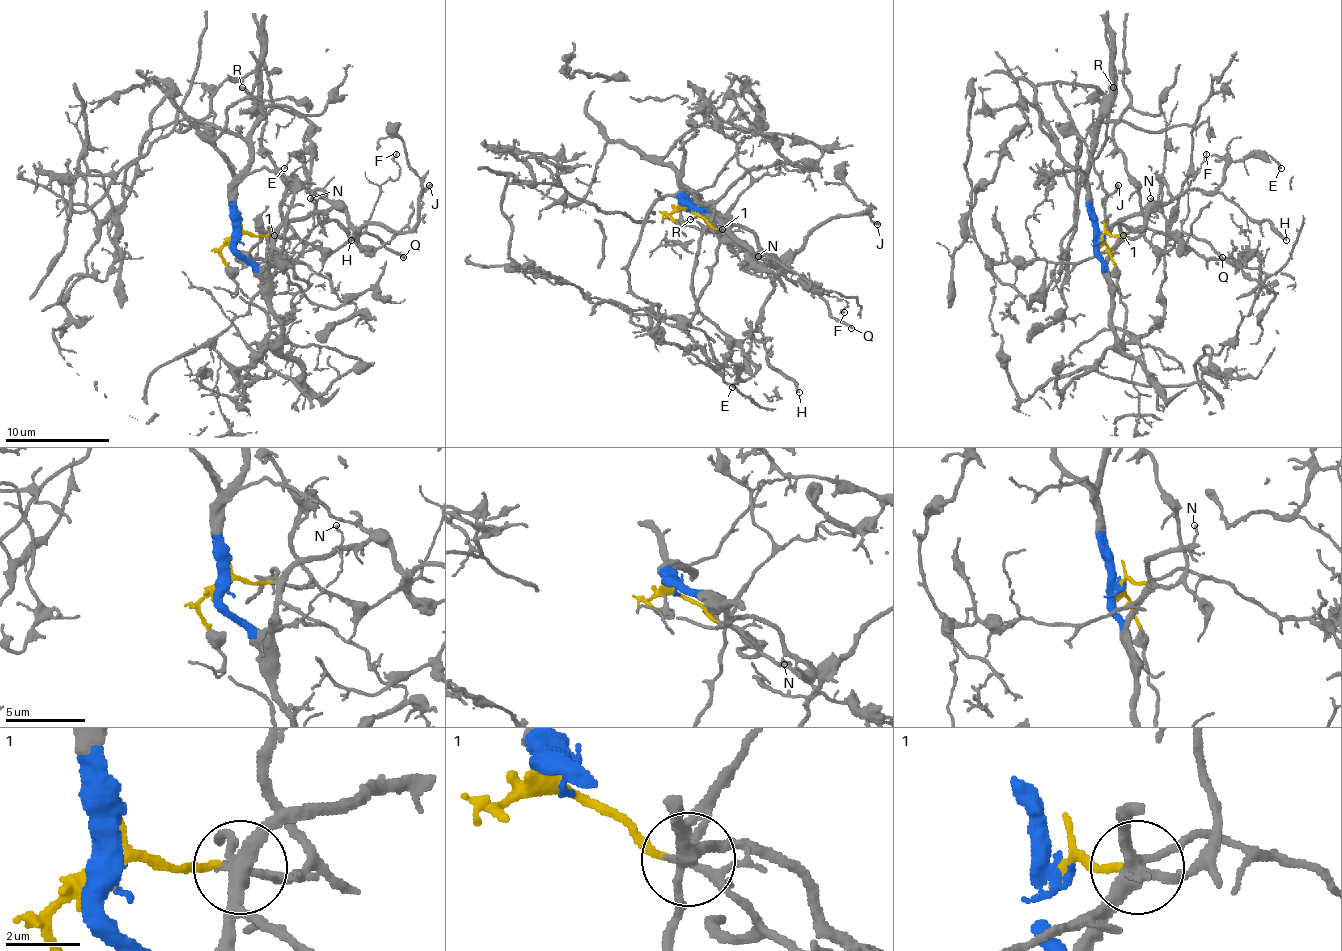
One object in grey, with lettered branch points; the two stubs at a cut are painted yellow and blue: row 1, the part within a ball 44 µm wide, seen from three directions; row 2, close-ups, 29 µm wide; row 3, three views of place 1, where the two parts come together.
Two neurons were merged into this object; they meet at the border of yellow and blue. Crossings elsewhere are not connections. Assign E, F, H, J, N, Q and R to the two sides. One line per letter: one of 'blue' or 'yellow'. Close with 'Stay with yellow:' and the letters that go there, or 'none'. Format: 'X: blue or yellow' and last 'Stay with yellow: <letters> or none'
E: blue
F: yellow
H: blue
J: blue
N: blue
Q: yellow
R: blue
Stay with yellow: F, Q

